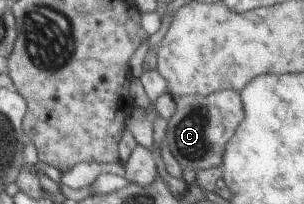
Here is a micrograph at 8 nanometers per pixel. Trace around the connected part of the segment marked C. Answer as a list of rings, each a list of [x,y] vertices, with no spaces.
[[[221,90],[211,95],[184,95],[175,100],[176,110],[167,120],[164,143],[182,169],[195,171],[220,167],[226,143],[244,118],[239,92]]]

